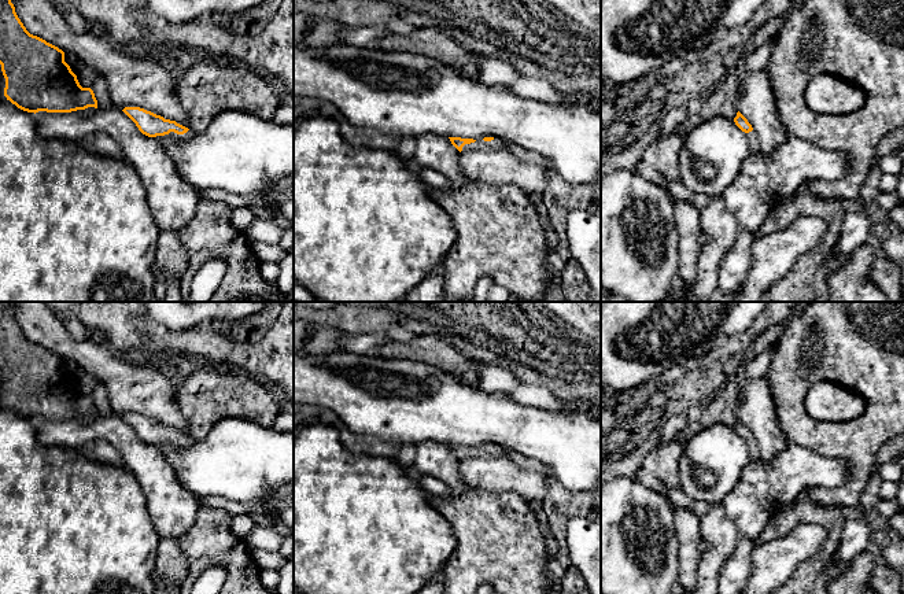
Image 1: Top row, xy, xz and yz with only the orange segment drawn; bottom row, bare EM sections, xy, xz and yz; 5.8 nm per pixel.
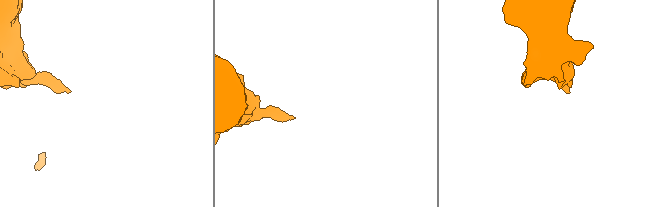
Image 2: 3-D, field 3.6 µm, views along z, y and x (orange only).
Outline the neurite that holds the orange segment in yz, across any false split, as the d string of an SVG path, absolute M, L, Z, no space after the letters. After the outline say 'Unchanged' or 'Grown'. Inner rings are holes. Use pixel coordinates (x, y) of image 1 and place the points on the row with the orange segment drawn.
M738 111L737 117L734 118L735 125L746 133L748 141L750 145L750 151L756 152L760 151L760 143L756 132L753 130L752 125L748 122L748 119Z. Grown

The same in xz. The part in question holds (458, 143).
M449 137L451 144L461 151L487 150L487 148L505 148L505 141L494 137L484 137L479 140Z. Grown

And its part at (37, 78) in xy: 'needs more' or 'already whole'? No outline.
already whole

